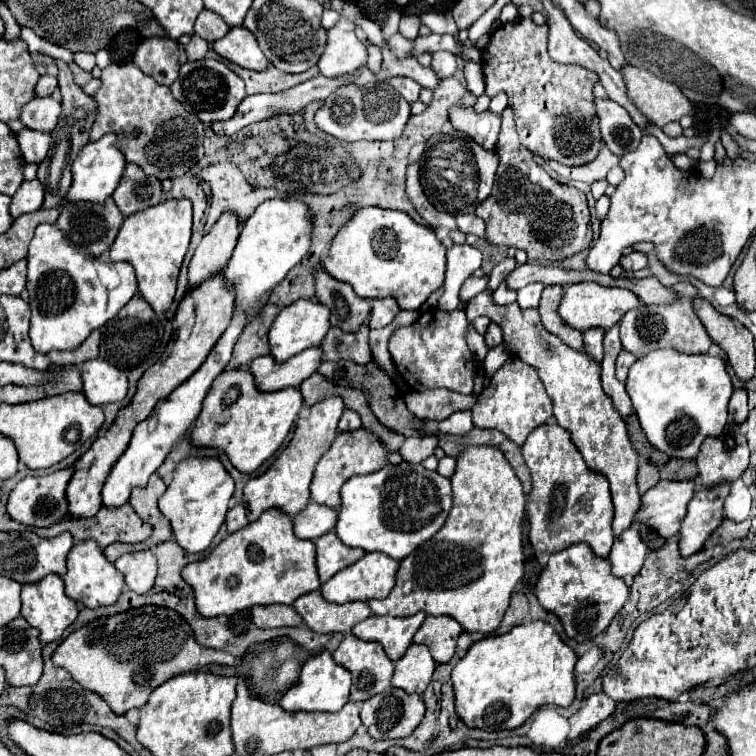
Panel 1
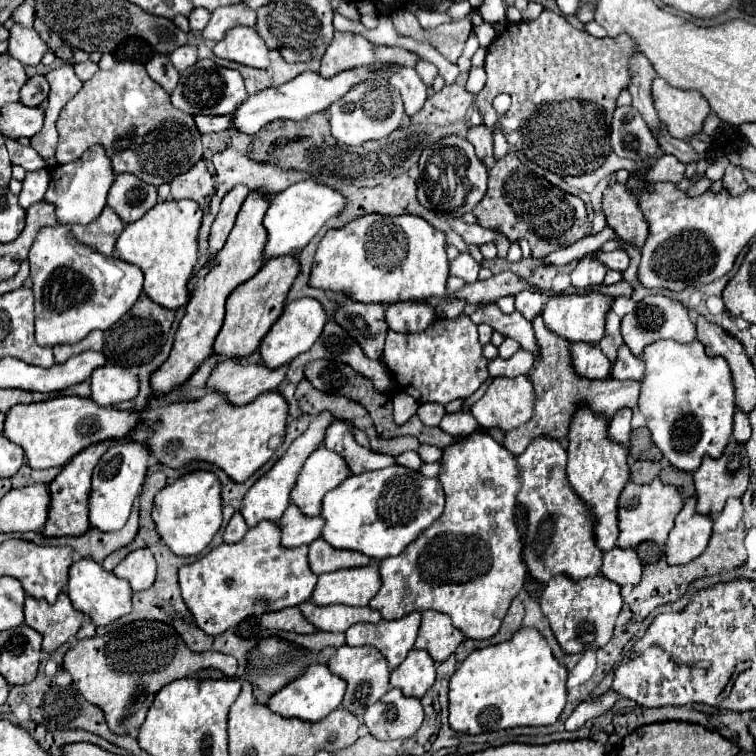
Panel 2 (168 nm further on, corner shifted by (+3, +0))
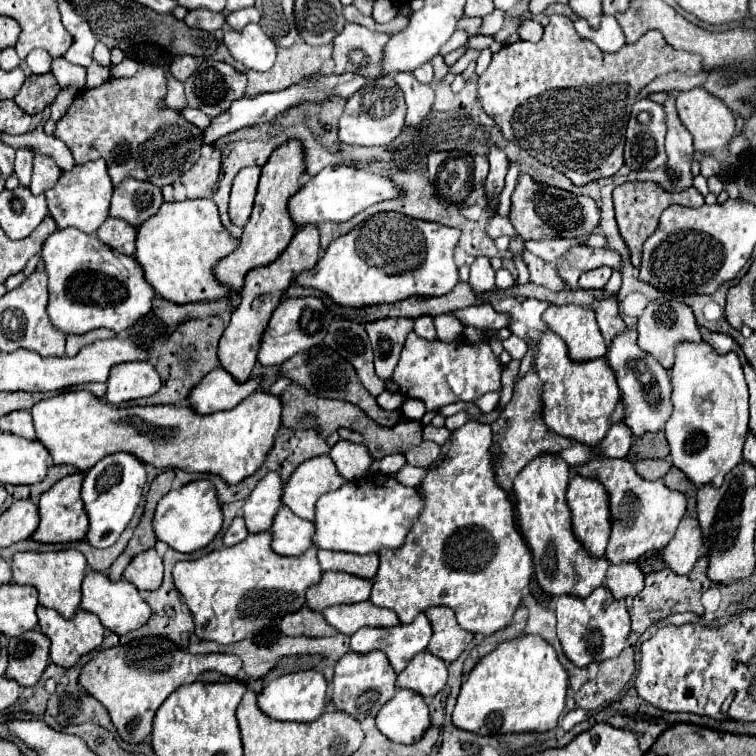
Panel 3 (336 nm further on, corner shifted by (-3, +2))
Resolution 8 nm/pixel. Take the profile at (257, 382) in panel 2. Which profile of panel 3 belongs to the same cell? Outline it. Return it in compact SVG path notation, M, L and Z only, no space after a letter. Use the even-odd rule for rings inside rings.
M216 368L192 388L188 400L190 408L196 414L214 414L220 410L230 410L254 390L258 390L260 378L250 378L244 384L238 384L224 368Z

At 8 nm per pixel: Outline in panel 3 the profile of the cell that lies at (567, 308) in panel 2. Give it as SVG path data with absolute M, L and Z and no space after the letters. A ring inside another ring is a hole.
M550 304L542 314L542 320L566 342L568 354L574 362L588 362L606 356L608 344L600 334L592 308Z

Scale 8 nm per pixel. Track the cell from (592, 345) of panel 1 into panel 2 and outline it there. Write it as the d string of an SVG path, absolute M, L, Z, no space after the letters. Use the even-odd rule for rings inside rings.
M574 342L572 362L574 370L586 378L606 378L610 374L610 360L604 356L598 344Z

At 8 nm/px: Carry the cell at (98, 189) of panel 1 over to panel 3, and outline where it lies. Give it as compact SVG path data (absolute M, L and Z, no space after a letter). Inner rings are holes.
M104 160L74 166L72 170L64 172L60 176L60 180L56 182L54 188L50 188L46 192L50 216L54 218L54 222L60 230L74 226L86 234L94 234L100 228L100 224L108 218L112 188L114 186L112 186L112 180L108 176L108 168L106 168Z

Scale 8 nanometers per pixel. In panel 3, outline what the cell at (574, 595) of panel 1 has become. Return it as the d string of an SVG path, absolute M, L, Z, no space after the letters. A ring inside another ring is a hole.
M596 588L586 598L560 596L556 598L556 616L558 616L558 640L566 658L584 668L592 662L604 662L616 658L626 648L626 638L630 632L630 614L624 600L614 600L606 588Z

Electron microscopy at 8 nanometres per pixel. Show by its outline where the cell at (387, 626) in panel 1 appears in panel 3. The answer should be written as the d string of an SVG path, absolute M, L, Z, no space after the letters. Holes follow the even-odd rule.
M418 614L418 616L414 618L414 622L410 622L410 624L398 624L398 626L394 626L394 628L360 628L360 630L352 636L352 652L368 654L368 652L372 652L372 650L382 650L382 652L388 656L392 668L394 668L396 672L402 672L402 670L408 666L408 662L410 662L418 652L424 652L424 650L426 650L430 638L432 638L432 628L430 628L428 618L426 618L426 614Z

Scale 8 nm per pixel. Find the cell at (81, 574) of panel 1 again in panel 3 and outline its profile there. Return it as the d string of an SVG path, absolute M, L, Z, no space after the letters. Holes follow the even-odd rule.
M88 572L86 574L84 584L82 584L82 602L80 602L80 608L86 610L86 612L96 614L100 618L100 622L104 624L104 628L108 628L110 632L114 632L118 636L128 634L132 630L138 630L152 616L150 606L142 600L140 592L136 590L134 584L130 584L128 580L112 582L106 574L100 574L100 572Z

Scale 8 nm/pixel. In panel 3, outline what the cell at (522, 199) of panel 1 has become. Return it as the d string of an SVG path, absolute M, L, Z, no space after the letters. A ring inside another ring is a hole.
M528 174L518 178L512 194L510 220L522 240L544 240L544 238L580 238L594 232L600 222L598 206L588 196L576 196L560 188L536 184Z

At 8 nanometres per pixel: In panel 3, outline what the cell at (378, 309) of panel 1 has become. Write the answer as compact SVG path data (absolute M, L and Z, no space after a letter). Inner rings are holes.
M420 316L414 320L414 332L418 336L422 336L424 340L436 340L436 328L432 324L432 318L430 316Z

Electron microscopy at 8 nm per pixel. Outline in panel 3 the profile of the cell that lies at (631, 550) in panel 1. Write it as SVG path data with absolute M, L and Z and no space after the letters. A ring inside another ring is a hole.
M634 562L618 564L618 566L612 564L606 574L606 588L618 600L634 598L644 588L644 574L640 572L640 568Z

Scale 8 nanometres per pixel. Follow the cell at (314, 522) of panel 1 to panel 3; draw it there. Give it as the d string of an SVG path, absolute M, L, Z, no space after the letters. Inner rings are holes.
M282 506L272 522L272 550L280 556L300 556L312 546L314 526L308 520L298 518L290 508Z

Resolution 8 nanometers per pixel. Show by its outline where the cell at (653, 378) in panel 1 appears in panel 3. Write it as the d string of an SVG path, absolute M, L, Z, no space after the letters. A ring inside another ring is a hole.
M680 344L676 348L676 362L670 370L672 376L672 402L674 412L666 422L666 440L670 444L670 458L676 468L680 468L694 486L720 486L724 476L742 462L742 446L748 434L748 386L744 382L744 372L738 356L734 352L718 354L702 344Z

